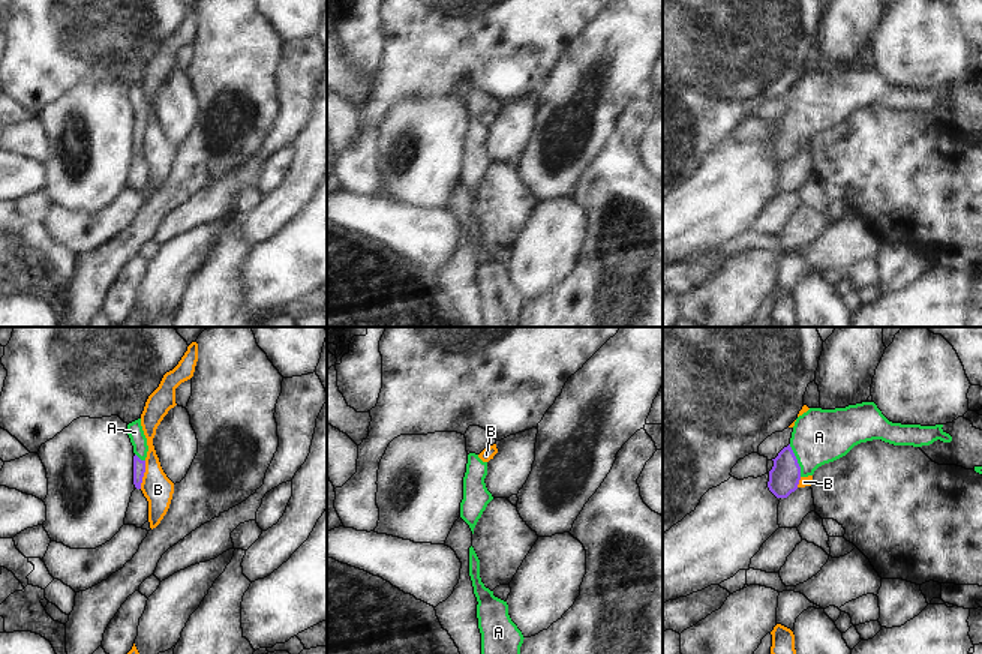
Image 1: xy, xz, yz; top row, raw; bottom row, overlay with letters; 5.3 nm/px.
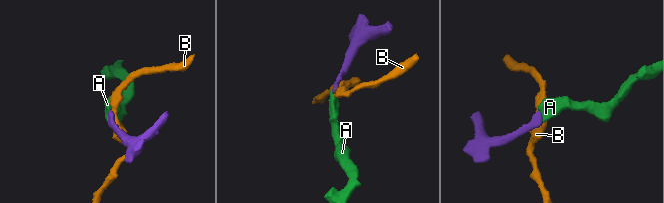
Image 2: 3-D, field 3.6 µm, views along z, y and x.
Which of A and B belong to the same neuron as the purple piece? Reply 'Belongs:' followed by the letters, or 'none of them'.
Belongs: A

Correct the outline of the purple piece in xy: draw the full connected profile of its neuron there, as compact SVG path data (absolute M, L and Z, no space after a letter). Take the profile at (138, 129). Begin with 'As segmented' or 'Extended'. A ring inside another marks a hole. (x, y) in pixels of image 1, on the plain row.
Extended. M141 82L127 88L127 99L133 110L133 148L141 153L142 141L145 136L145 122L148 116L147 102L144 99Z

